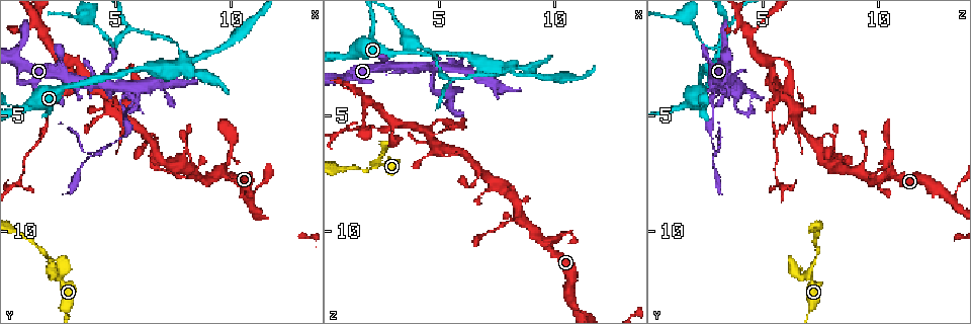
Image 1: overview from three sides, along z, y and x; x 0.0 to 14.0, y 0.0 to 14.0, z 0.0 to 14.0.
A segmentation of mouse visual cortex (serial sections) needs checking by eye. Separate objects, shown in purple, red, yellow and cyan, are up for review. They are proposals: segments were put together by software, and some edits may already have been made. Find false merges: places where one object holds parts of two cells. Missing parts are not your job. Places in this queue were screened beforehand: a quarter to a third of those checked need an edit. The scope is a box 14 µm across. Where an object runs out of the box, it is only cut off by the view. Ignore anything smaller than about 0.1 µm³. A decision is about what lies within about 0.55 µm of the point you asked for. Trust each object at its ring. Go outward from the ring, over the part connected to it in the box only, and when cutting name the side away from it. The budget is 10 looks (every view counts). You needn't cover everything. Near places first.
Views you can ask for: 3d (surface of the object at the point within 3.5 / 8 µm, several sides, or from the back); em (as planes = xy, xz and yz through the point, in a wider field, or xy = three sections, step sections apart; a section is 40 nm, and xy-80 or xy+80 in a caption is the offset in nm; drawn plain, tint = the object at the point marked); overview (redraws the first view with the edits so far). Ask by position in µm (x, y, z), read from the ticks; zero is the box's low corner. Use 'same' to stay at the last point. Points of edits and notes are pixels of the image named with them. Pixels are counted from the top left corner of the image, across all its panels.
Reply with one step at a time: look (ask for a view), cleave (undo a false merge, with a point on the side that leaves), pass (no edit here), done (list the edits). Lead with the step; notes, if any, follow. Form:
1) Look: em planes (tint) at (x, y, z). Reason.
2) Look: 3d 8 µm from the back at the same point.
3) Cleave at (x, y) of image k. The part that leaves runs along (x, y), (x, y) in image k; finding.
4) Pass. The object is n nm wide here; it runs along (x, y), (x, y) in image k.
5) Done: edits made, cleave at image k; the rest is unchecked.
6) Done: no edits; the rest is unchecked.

Look: 3d 3.5 µm at (3.8, 3.5, 5.3). A fork.

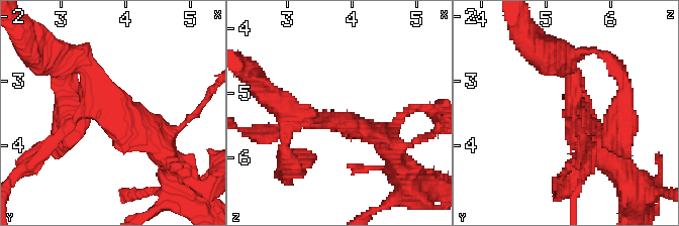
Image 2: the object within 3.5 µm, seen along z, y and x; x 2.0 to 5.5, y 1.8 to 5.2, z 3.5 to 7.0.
Look: em planes (tint) at (3.80, 3.50, 5.45). Shape alone is not enough.

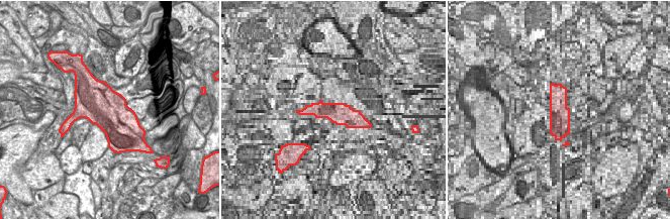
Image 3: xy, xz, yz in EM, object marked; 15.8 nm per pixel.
Cleave at (275, 132) of image 2. The part that leaves runs along (77, 114), (27, 167) in image 2; a second cell is stuck on.

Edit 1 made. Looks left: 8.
Look: 3d 3.5 µm from the back at (4.7, 3.7, 2.9). Three arms meet.

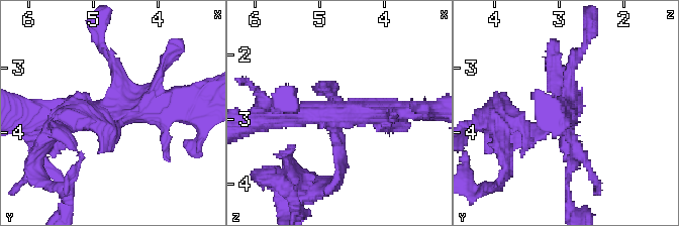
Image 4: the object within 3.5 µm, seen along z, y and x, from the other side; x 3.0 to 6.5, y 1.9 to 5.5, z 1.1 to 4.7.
Look: em xy step 2 (tint) at the same point.

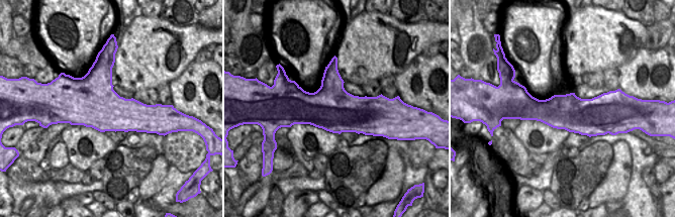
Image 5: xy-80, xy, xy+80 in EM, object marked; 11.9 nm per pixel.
Cleave at (344, 162) of image 4. The part that leaves runs along (334, 130), (344, 172), (306, 195) in image 4; a second cell is stuck on.

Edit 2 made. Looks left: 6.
Look: 3d 3.5 µm at (7.9, 2.8, 3.0). Looks like a crossing.

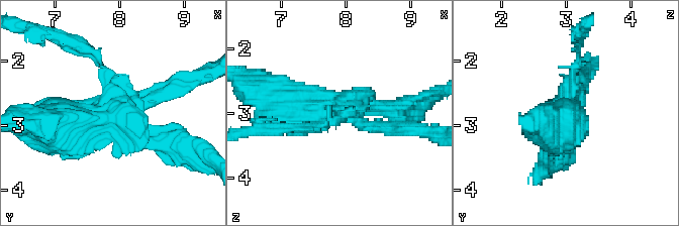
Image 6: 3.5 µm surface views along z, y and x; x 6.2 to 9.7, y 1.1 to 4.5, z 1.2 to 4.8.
Look: em xy step 2 (tint) at (7.95, 2.70, 3.00). Need the tissue.

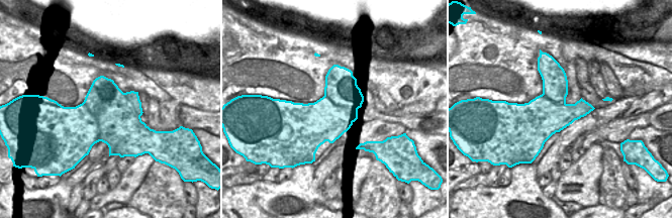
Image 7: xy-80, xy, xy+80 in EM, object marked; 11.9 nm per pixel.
Look: em xy step 1 (tint) at the same point.

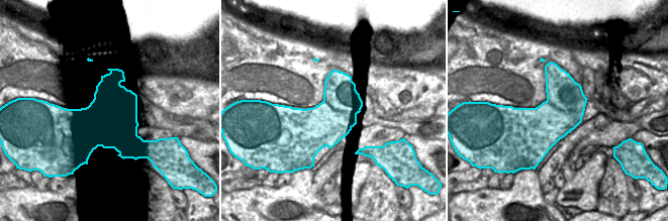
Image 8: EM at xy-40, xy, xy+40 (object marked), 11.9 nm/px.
Cleave at (149, 142) of image 6. 4 arms meet here; the part that leaves runs along (115, 104), (97, 58), (57, 35) in image 6; two cells meet here.

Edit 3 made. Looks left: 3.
Look: overview. See it whole again.

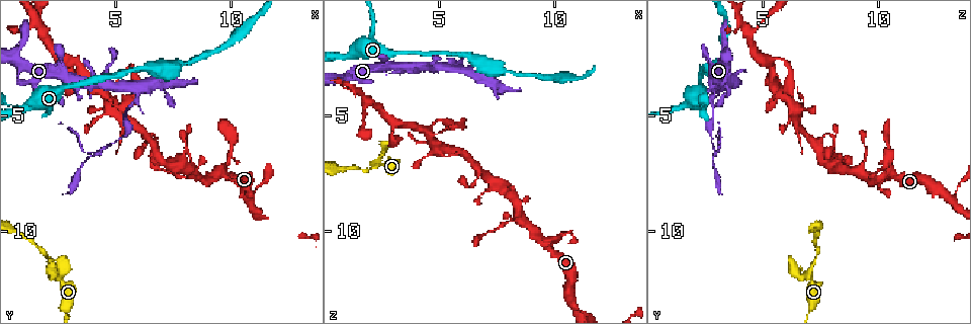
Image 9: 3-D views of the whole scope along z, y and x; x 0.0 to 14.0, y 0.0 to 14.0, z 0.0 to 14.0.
Look: 3d 3.5 µm at (10.7, 8.5, 13.1). Side arm on a straight run.

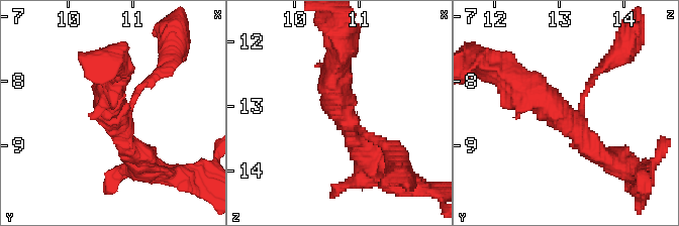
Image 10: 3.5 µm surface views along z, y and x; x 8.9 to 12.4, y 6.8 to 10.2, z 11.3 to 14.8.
Look: em xy step 2 (tint) at (10.75, 8.55, 13.15). 3 arms meet here; the arms are 150, 300, 400 nm wide; shape alone is not enough.

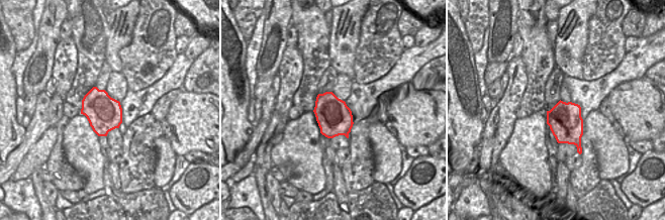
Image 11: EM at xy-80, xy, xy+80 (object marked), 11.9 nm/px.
Pass. It runs along (516, 86), (545, 98), (612, 160) in image 10; continuous, no second cell.

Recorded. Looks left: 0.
Done: edits made, cleave at image 2, cleave at image 4, cleave at image 6; the rest is unchecked.

